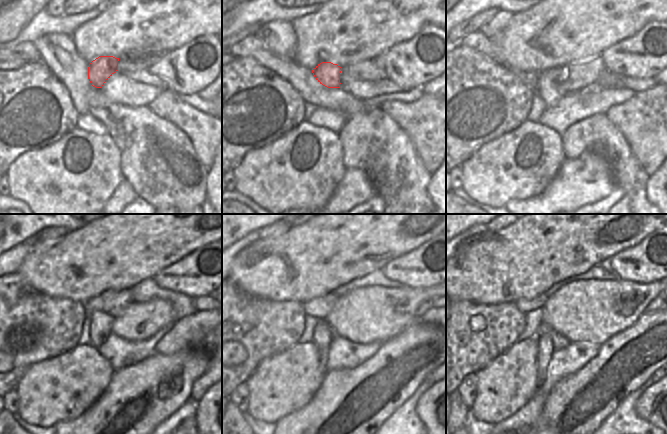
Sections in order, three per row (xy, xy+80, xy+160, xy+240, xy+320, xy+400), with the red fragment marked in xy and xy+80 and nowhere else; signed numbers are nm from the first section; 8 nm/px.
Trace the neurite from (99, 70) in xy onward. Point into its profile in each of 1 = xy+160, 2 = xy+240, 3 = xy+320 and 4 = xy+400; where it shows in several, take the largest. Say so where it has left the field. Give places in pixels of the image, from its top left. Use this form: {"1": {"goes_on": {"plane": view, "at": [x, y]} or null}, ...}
{"1": {"goes_on": {"plane": "xy+160", "at": [549, 87]}}, "2": {"goes_on": {"plane": "xy+240", "at": [100, 322]}}, "3": {"goes_on": {"plane": "xy+320", "at": [322, 336]}}, "4": {"goes_on": {"plane": "xy+400", "at": [545, 350]}}}

